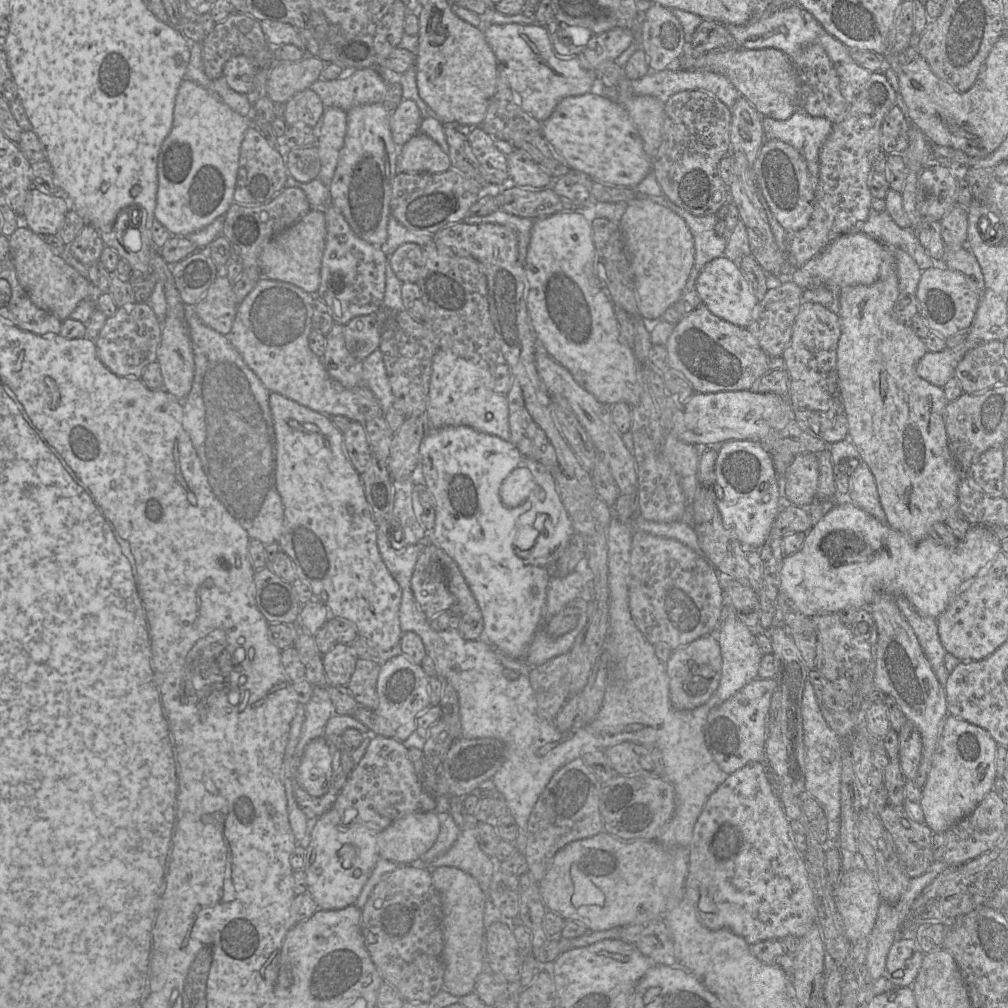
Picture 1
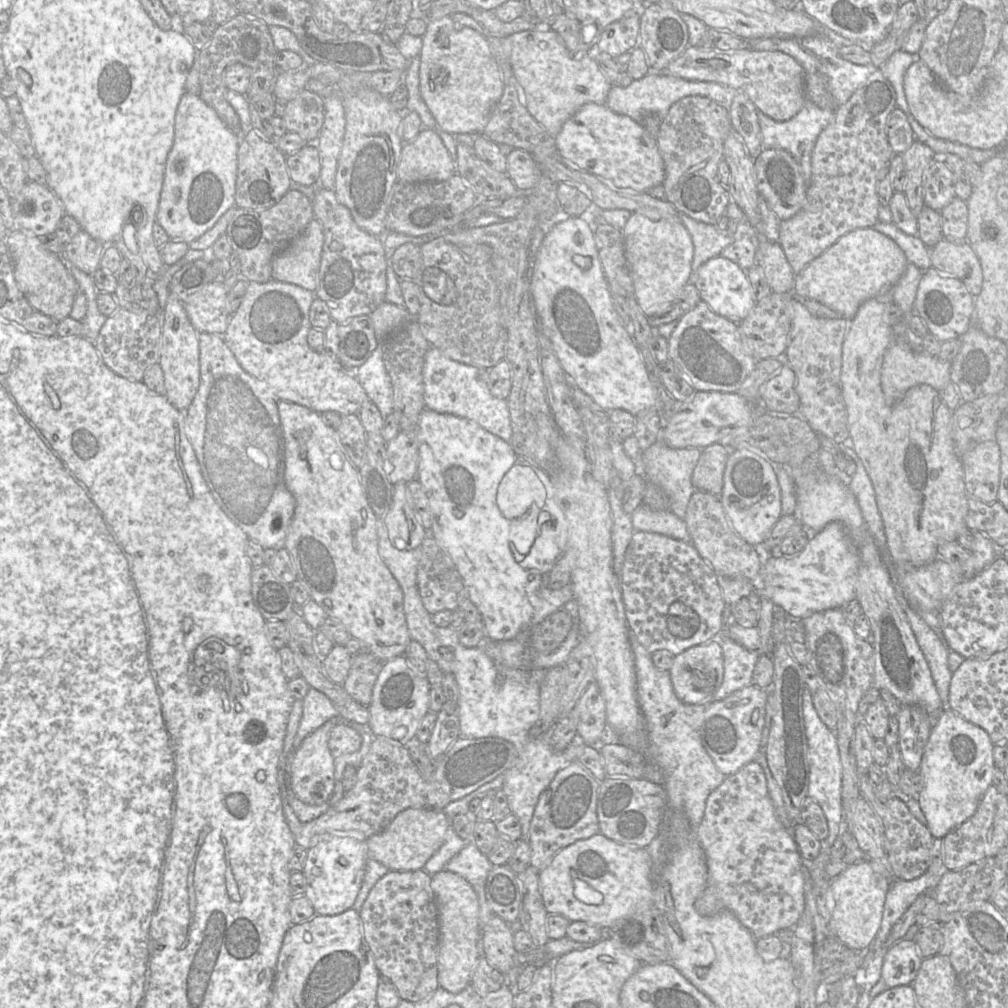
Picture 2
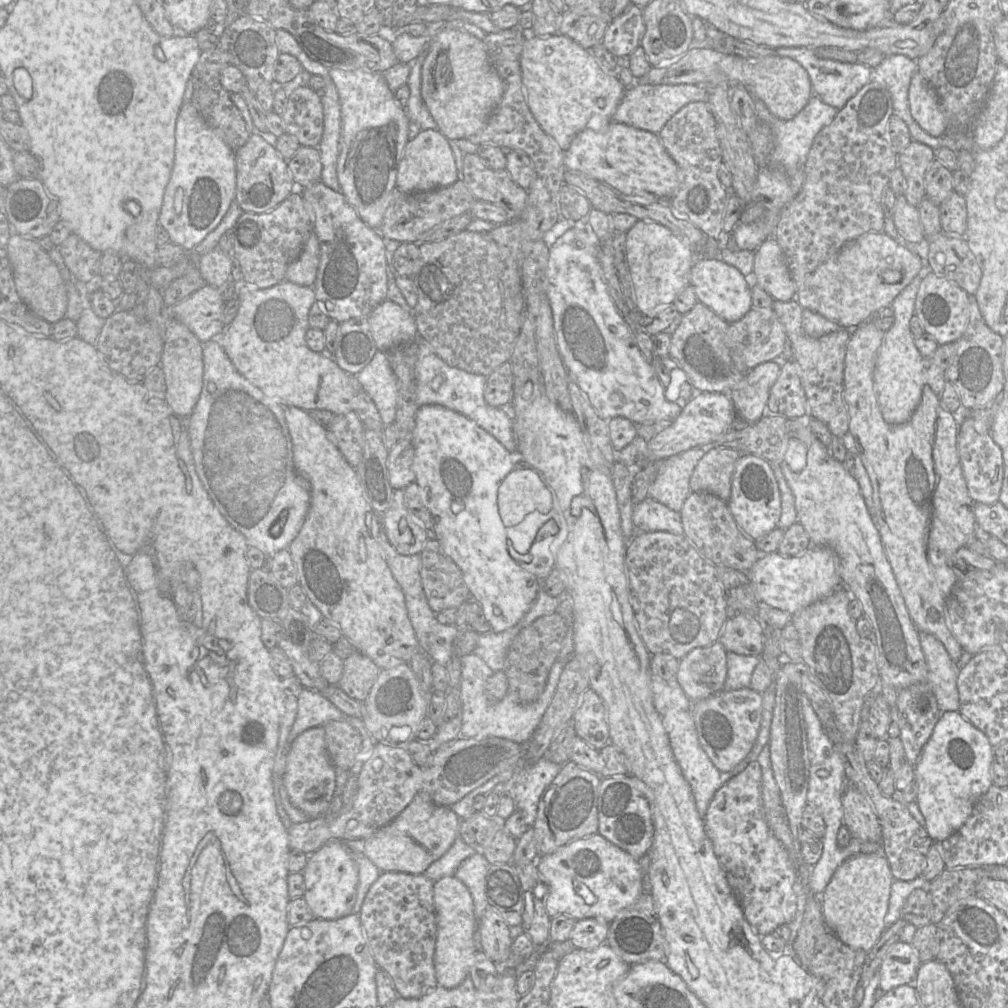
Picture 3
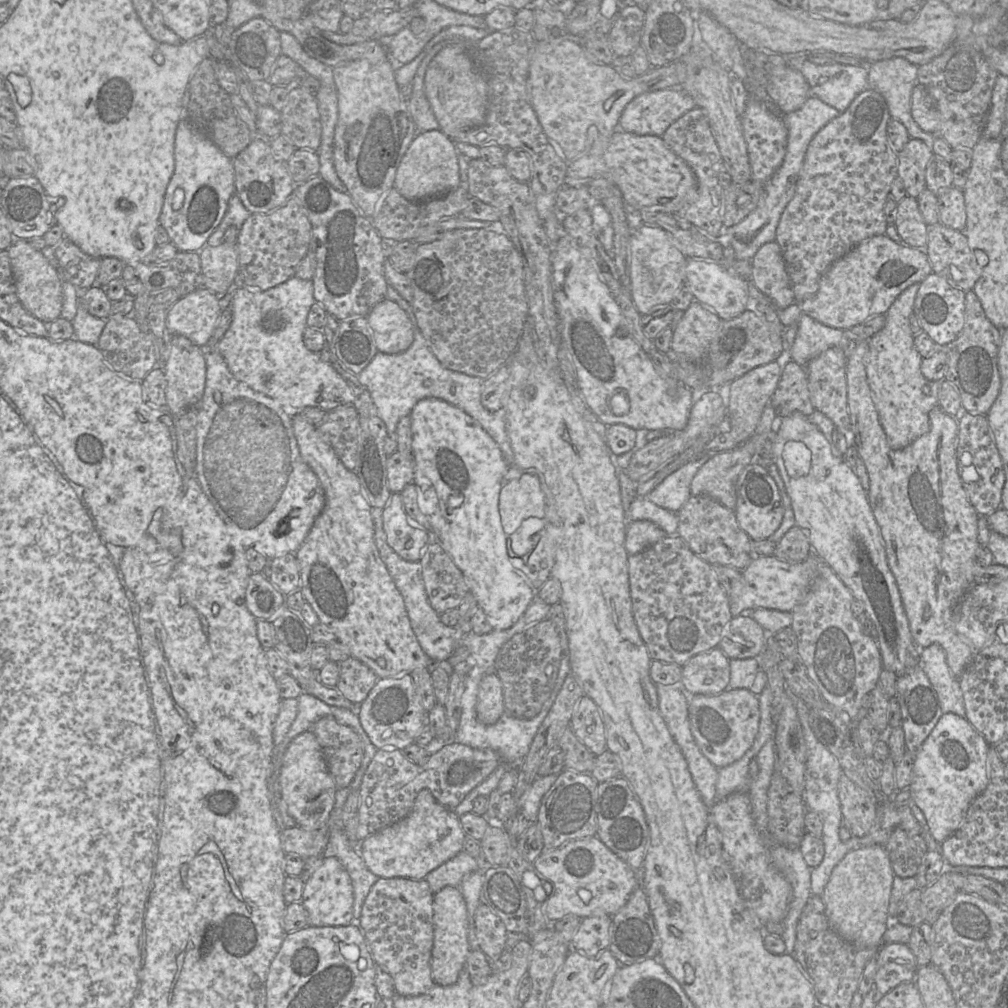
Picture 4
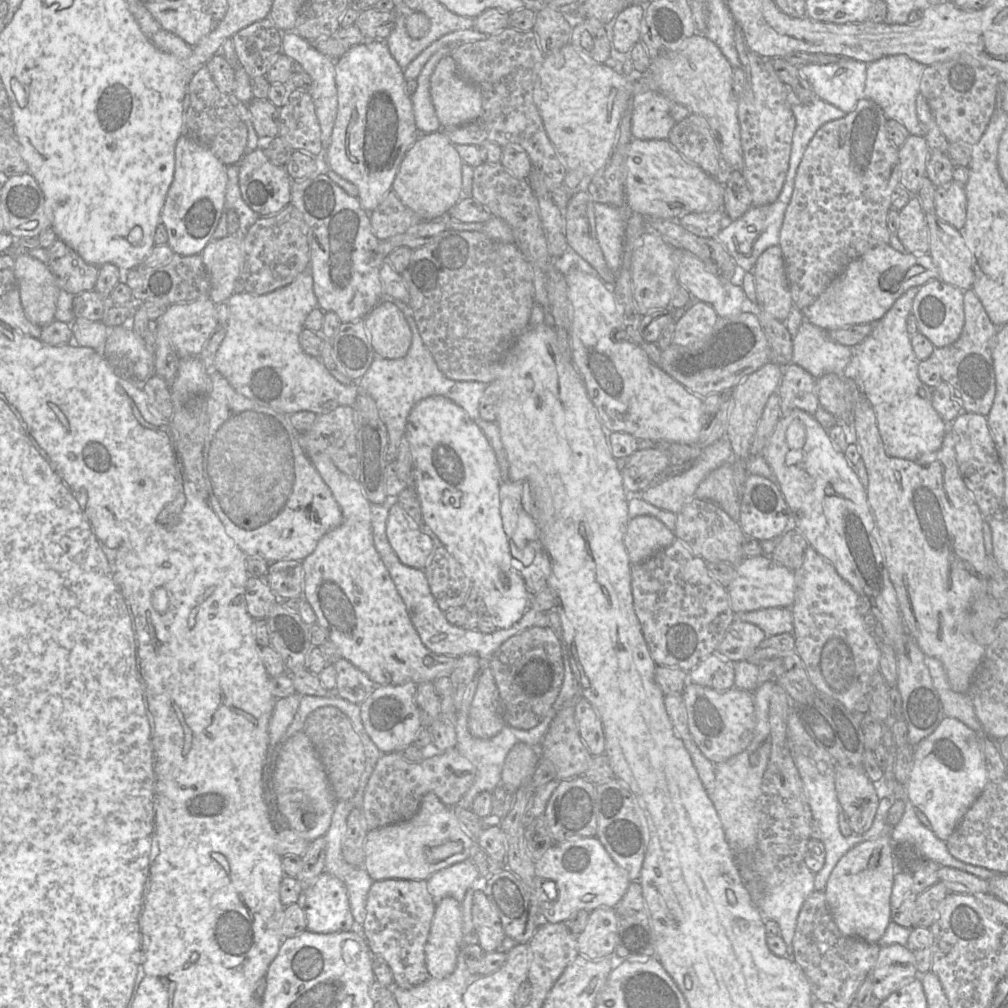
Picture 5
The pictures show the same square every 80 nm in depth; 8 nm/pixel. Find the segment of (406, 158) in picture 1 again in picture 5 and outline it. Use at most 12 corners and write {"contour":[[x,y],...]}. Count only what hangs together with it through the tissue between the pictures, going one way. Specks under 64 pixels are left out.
{"contour":[[443,129],[420,134],[392,190],[422,221],[462,198],[463,160]]}

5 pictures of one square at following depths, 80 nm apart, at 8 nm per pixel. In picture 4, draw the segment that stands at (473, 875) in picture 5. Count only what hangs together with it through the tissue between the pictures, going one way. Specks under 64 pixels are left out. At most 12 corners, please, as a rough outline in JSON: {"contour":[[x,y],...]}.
{"contour":[[462,850],[428,873],[435,894],[486,866]]}

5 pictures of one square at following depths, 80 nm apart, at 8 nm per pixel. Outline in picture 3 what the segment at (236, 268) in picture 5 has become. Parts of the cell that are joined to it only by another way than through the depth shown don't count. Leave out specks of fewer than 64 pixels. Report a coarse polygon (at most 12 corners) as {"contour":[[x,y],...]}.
{"contour":[[215,248],[199,257],[207,284],[219,288],[230,278],[232,254]]}

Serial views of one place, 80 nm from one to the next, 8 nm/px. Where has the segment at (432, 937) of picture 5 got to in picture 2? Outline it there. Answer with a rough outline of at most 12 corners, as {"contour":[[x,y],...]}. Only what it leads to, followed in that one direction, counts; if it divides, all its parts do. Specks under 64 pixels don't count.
{"contour":[[446,869],[432,875],[439,921],[438,983],[472,984],[478,897]]}

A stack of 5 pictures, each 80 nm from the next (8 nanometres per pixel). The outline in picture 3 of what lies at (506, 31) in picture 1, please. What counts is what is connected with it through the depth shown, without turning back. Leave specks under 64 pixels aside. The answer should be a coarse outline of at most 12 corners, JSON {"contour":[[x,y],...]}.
{"contour":[[561,34],[527,37],[533,117],[564,152],[626,90]]}

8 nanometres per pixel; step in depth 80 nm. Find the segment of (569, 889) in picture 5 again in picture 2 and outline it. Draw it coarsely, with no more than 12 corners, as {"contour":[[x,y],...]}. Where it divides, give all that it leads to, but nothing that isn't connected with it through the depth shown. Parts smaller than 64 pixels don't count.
{"contour":[[597,833],[539,872],[548,914],[601,929],[653,905],[652,859]]}

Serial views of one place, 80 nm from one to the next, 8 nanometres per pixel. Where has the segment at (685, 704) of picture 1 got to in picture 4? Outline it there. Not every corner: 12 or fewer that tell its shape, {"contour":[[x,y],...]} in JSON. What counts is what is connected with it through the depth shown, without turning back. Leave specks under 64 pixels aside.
{"contour":[[719,647],[682,666],[691,695],[728,689],[730,662]]}

